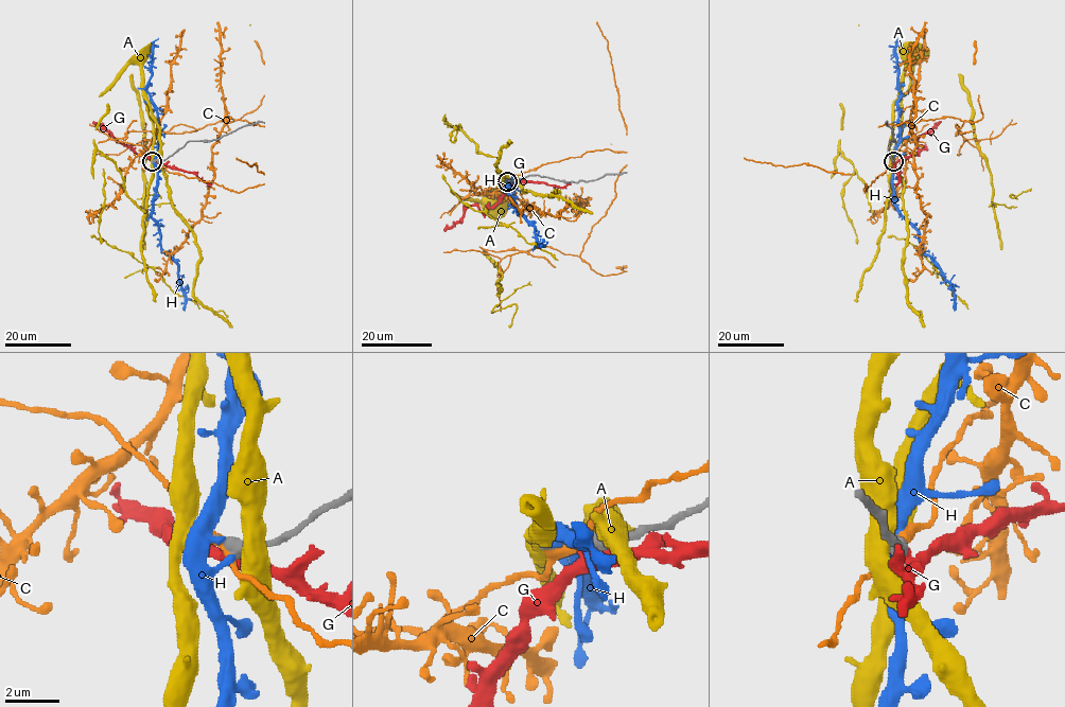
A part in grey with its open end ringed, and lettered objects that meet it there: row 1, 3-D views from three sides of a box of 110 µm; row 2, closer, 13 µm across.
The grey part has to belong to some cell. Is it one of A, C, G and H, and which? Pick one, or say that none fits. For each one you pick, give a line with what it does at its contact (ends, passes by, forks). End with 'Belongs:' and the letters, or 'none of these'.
Belongs: none of these

